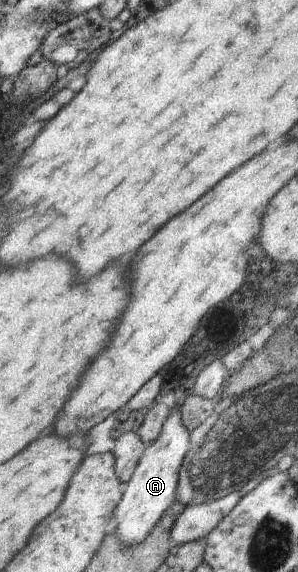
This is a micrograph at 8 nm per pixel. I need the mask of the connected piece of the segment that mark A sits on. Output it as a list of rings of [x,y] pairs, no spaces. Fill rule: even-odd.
[[[175,407],[164,422],[158,439],[145,448],[132,477],[127,481],[122,499],[113,511],[116,527],[109,532],[125,546],[141,544],[164,512],[173,505],[179,482],[179,469],[189,447],[189,431],[182,424],[180,409]]]

